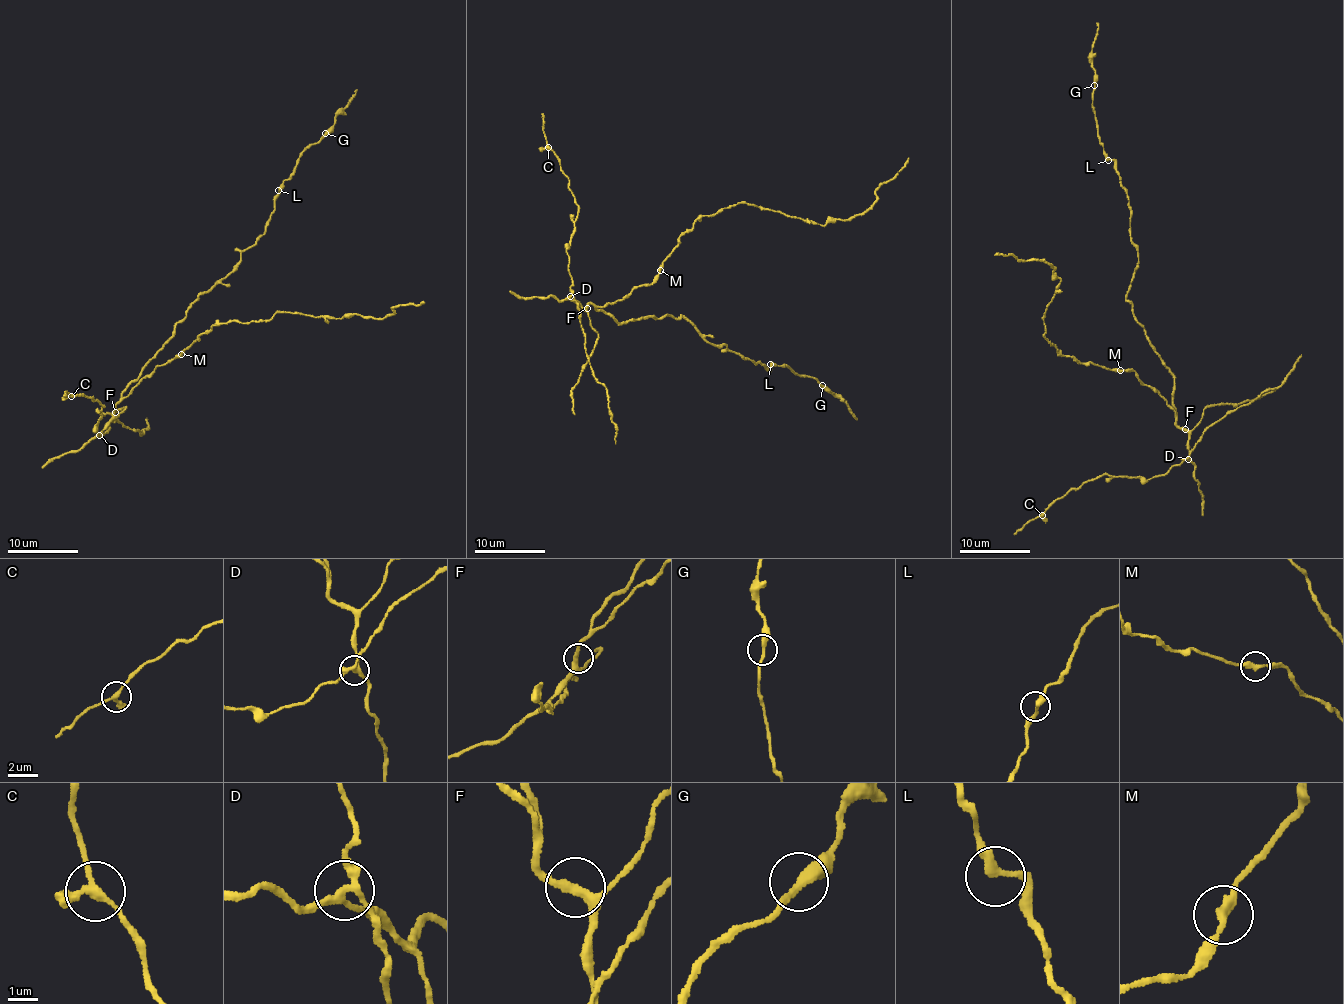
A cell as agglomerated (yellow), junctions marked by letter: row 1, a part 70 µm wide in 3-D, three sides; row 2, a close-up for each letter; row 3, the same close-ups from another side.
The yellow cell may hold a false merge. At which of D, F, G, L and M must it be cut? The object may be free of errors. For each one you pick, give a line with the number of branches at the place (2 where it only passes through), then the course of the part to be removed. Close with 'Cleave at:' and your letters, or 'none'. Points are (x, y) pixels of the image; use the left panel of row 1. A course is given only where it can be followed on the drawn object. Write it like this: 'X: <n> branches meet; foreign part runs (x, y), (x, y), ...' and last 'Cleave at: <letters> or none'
D: 4 branches meet; foreign part runs (99, 435), (94, 432), (103, 404), (80, 393), (71, 395), (67, 391), (64, 395)
Cleave at: D

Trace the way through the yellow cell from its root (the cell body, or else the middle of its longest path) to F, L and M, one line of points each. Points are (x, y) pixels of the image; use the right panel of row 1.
F: (1173, 406), (1176, 423), (1185, 429)
L: (1173, 406), (1174, 378), (1126, 298), (1138, 261), (1137, 249), (1130, 237), (1126, 192), (1117, 165), (1108, 160)
M: (1173, 406), (1175, 415), (1163, 397), (1143, 383), (1135, 373), (1120, 370)

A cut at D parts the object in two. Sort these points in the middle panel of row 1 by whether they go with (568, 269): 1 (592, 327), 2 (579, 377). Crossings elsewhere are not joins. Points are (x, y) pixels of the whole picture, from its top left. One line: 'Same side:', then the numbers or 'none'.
Same side: none

